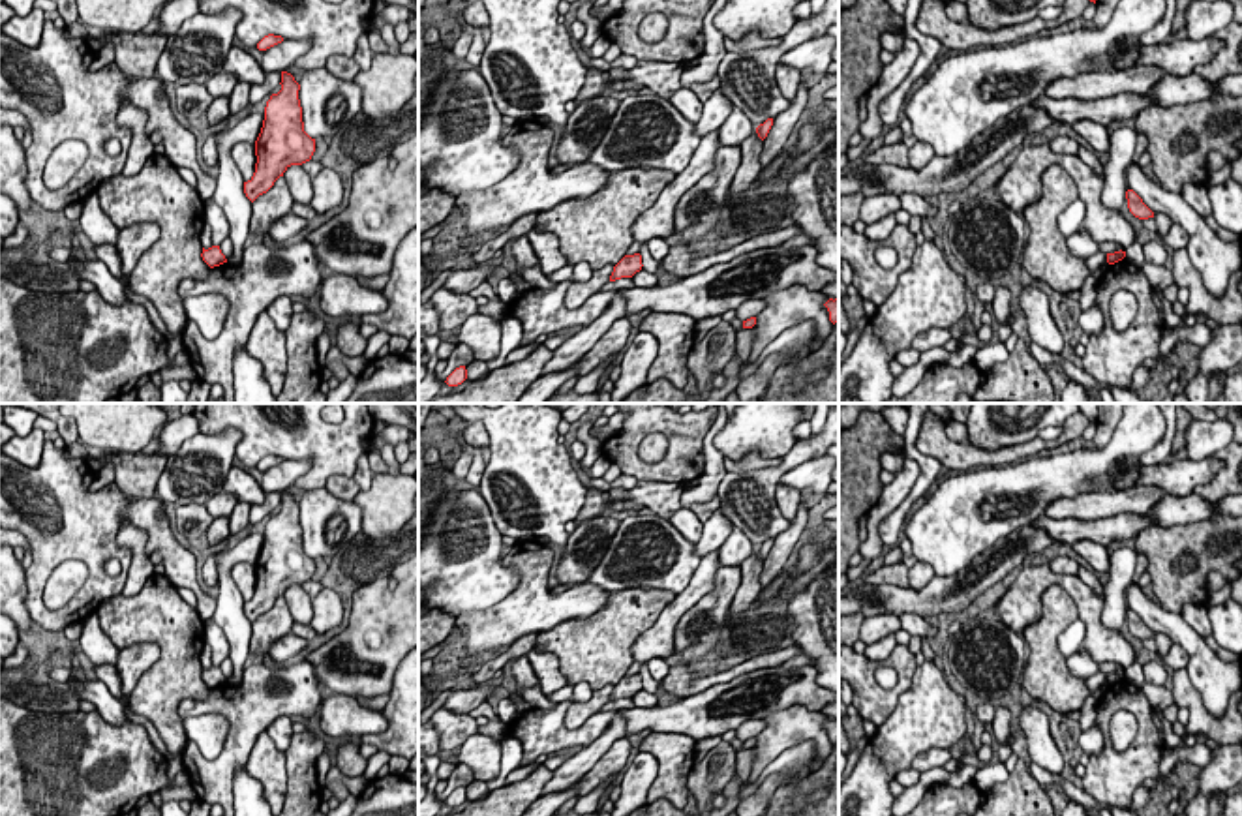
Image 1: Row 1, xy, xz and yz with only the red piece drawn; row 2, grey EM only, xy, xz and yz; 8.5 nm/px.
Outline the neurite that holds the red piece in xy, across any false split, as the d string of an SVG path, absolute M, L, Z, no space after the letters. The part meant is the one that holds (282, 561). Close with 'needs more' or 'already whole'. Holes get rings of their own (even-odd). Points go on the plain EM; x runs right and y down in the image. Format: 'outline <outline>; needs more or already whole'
outline M281 491L281 510L272 514L265 527L265 540L255 561L255 593L244 602L244 613L253 623L283 597L291 585L302 585L315 572L315 559L304 552L300 505Z; already whole

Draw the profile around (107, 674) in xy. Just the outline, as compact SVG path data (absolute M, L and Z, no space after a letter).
M98 664L96 666L96 677L98 677L98 681L107 685L107 688L113 692L113 696L116 696L118 700L122 700L126 703L126 717L129 718L129 722L143 726L148 732L148 737L150 737L152 745L163 756L167 756L169 750L167 750L165 743L161 741L156 726L148 718L141 717L141 715L135 715L129 709L128 700L122 694L120 675L116 672L116 666L114 664Z

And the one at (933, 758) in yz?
M931 748L931 750L919 754L912 762L912 769L925 773L925 771L931 771L934 767L944 767L949 760L951 760L949 748Z

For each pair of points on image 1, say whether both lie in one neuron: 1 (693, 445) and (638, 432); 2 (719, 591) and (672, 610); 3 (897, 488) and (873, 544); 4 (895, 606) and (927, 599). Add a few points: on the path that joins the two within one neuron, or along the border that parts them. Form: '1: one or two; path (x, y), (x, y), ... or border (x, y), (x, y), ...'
1: one; path (680, 432), (674, 426), (651, 426)
2: two; border (719, 565), (713, 586), (683, 614), (674, 634)
3: one; path (890, 501), (877, 514), (873, 531)
4: one; path (903, 601), (920, 601)

